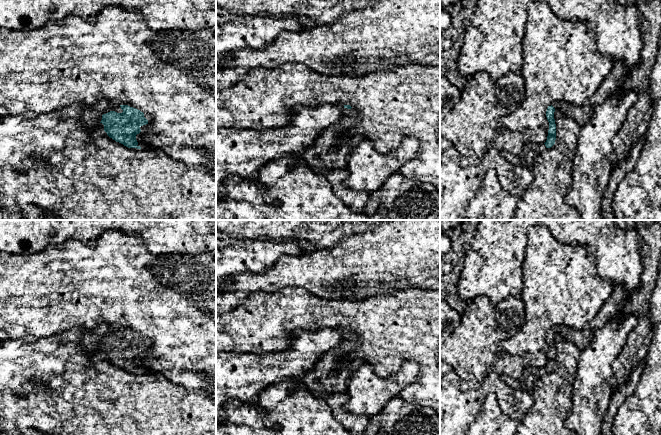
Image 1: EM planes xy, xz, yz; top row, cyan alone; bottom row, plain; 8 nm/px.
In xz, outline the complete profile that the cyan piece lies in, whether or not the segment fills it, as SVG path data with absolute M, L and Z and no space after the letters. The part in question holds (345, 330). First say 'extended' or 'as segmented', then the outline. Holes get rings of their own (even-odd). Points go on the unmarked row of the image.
extended; M344 329L344 340L327 351L317 362L314 369L303 376L303 380L314 396L325 399L335 393L347 393L351 375L363 364L361 359L354 359L345 367L339 368L336 362L343 359L361 345L360 338L350 329Z

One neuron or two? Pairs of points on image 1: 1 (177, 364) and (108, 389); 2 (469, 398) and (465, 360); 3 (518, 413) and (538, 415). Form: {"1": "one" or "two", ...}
{"1": "two", "2": "two", "3": "two"}

